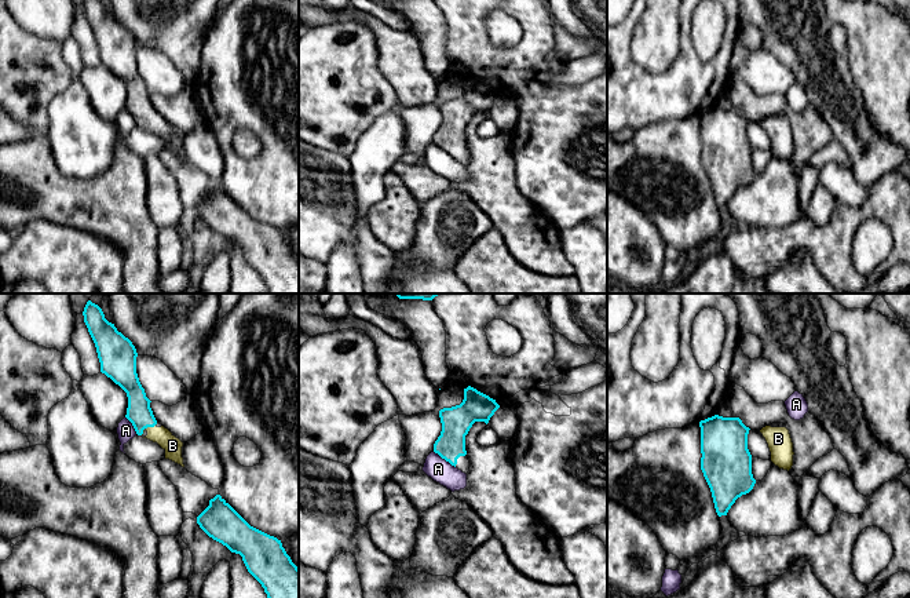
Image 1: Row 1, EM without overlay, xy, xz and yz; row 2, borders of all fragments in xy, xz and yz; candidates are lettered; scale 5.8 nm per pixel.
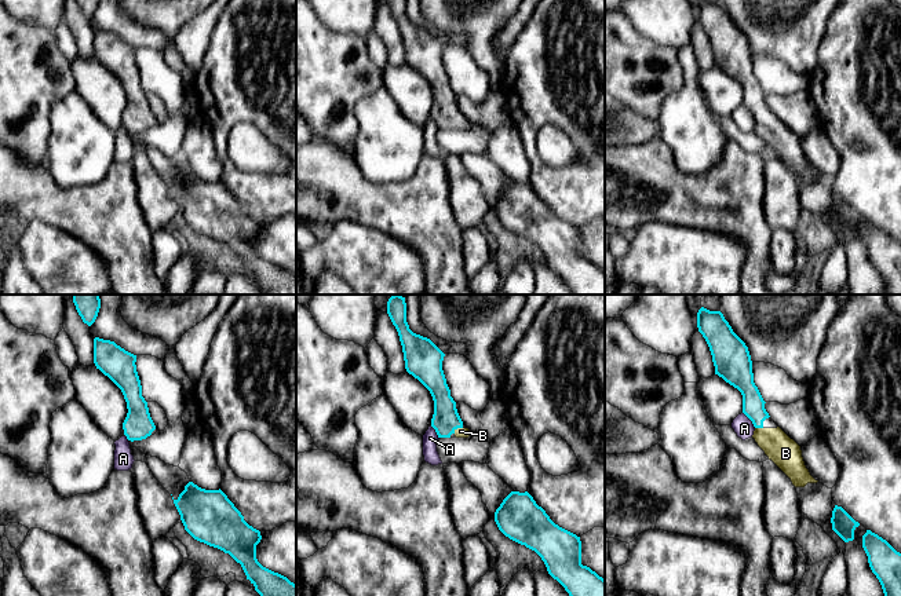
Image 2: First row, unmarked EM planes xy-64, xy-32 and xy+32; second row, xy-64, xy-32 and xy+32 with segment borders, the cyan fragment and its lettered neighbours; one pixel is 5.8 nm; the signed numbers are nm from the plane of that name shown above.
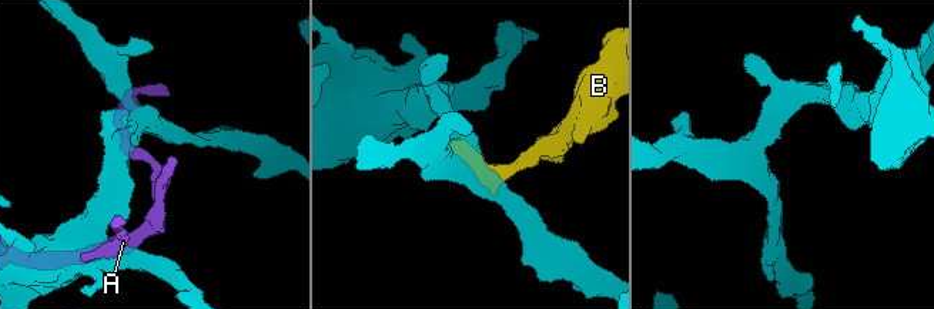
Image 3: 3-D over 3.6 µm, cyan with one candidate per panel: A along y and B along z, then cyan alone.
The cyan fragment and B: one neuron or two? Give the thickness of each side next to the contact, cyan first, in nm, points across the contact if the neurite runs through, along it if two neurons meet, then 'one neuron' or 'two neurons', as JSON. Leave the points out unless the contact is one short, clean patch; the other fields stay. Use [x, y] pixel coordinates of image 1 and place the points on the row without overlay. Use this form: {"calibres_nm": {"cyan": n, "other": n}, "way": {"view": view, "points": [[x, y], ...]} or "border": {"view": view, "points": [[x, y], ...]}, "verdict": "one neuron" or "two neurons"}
{"calibres_nm": {"cyan": 150, "other": 110}, "verdict": "one neuron"}

